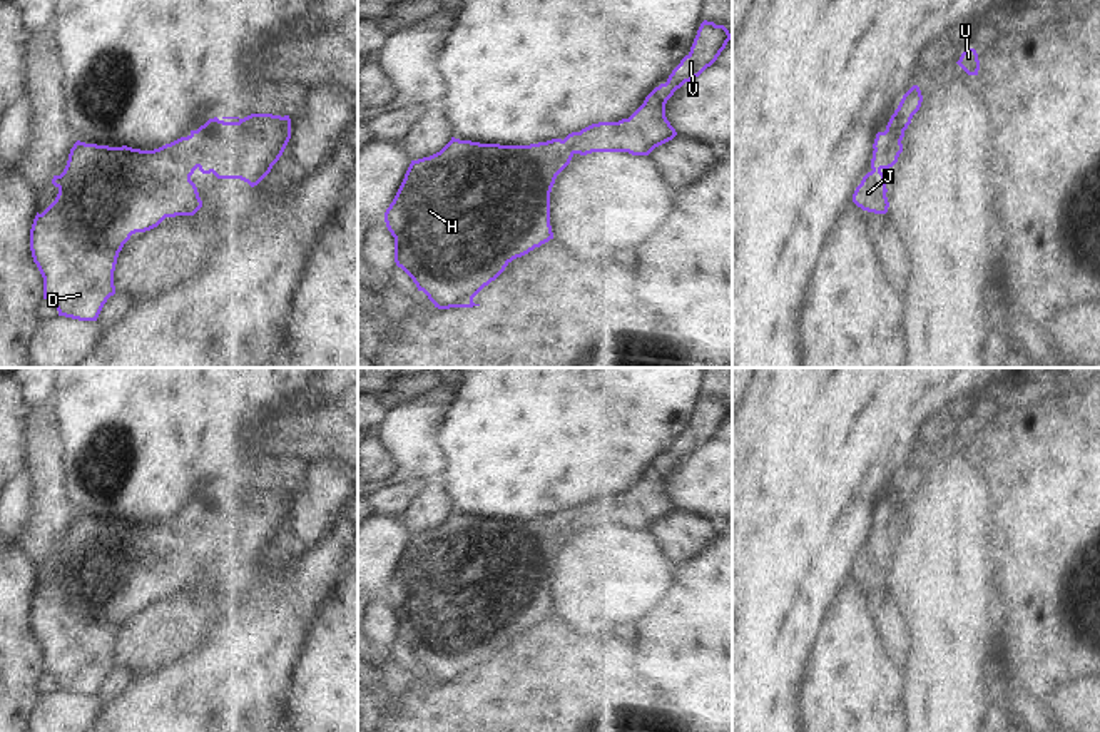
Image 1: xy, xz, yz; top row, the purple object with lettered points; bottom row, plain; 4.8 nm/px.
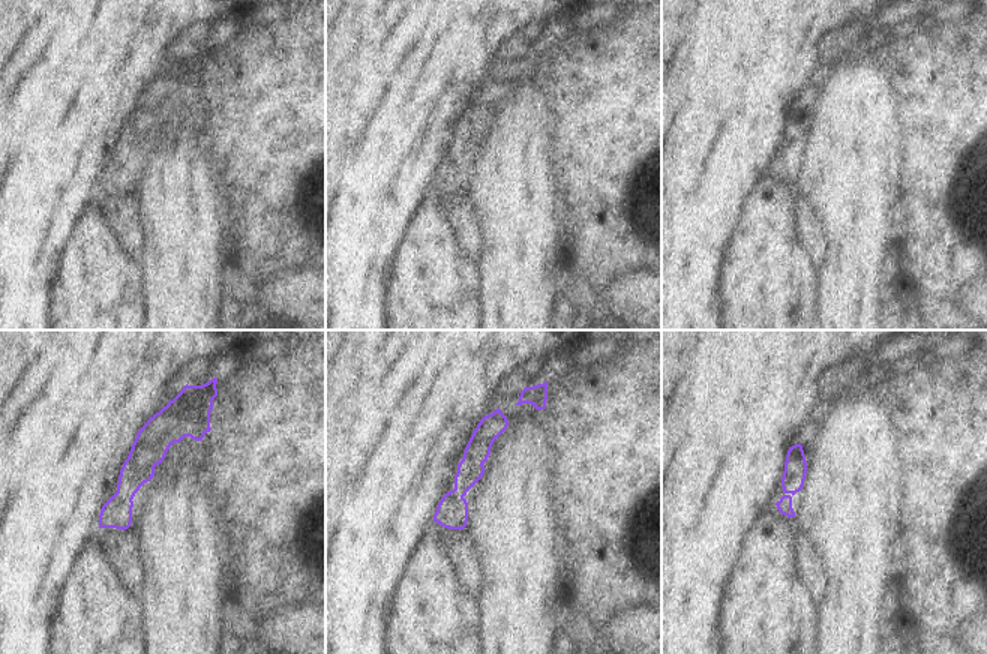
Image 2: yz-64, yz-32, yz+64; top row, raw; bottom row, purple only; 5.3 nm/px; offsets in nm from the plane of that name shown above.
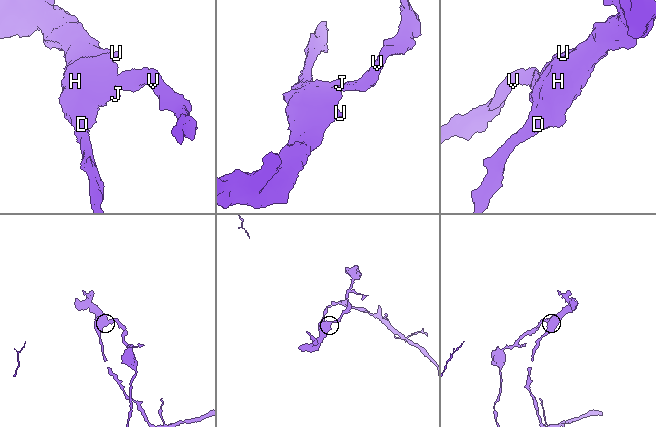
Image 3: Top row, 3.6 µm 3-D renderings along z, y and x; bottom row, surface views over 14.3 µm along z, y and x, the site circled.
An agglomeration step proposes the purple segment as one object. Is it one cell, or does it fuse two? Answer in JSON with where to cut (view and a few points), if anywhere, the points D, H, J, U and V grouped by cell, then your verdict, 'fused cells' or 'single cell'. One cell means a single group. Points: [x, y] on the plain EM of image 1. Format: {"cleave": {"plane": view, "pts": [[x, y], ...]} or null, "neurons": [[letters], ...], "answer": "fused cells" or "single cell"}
{"cleave": null, "neurons": [["D", "H", "J", "U", "V"]], "answer": "single cell"}

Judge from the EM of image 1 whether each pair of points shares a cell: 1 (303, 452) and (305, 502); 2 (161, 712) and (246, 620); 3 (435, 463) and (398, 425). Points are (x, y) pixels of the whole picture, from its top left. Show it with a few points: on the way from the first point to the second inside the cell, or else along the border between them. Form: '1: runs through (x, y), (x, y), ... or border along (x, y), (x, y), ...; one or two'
1: border along (340, 460), (320, 460), (301, 467); two
2: runs through (184, 689), (229, 644); one
3: runs through (425, 453), (408, 435); one

